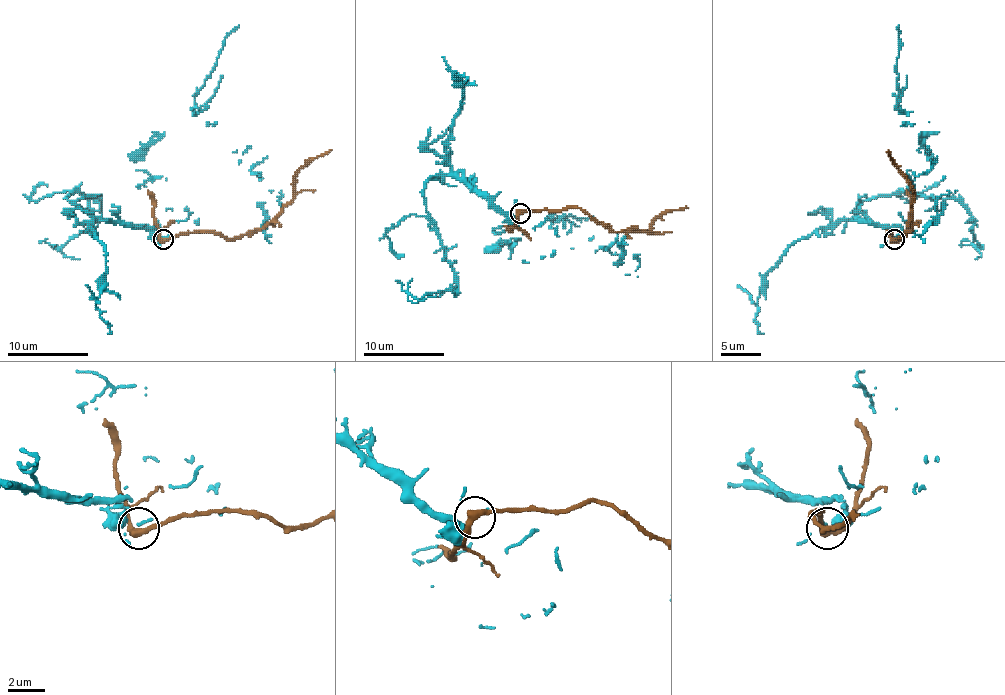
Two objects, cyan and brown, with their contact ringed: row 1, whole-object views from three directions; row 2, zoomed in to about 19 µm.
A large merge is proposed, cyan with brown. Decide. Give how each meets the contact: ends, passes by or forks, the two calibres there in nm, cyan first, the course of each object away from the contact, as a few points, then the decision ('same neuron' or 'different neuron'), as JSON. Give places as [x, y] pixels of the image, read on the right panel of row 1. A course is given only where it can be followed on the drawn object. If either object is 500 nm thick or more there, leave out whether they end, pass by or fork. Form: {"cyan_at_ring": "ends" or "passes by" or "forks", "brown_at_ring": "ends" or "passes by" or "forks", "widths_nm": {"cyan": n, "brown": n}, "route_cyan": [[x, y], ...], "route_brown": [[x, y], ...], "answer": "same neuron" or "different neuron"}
{"cyan_at_ring": "ends", "brown_at_ring": "passes by", "widths_nm": {"cyan": 140, "brown": 360}, "route_cyan": [[894, 238], [898, 226], [856, 206], [953, 194], [918, 140], [929, 122], [943, 206], [925, 243]], "route_brown": [[894, 238], [890, 232], [888, 234], [898, 238], [912, 228], [912, 186], [890, 158], [888, 150]], "answer": "different neuron"}

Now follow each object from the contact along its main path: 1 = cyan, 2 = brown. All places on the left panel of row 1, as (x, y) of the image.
1: (164, 238), (67, 198), (99, 194), (162, 134), (214, 122), (247, 146), (241, 162), (259, 178), (271, 243)
2: (164, 238), (190, 232), (238, 238), (265, 228), (293, 198), (293, 176), (331, 150)

